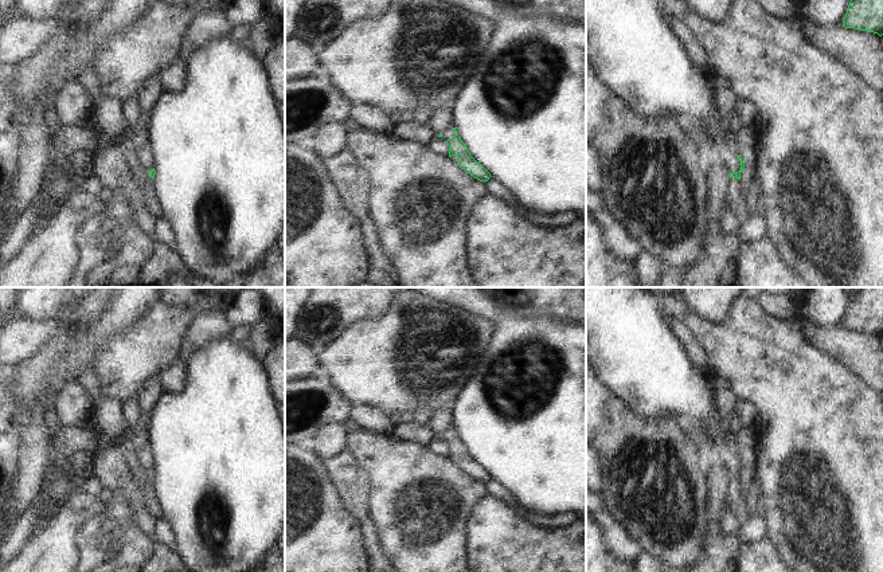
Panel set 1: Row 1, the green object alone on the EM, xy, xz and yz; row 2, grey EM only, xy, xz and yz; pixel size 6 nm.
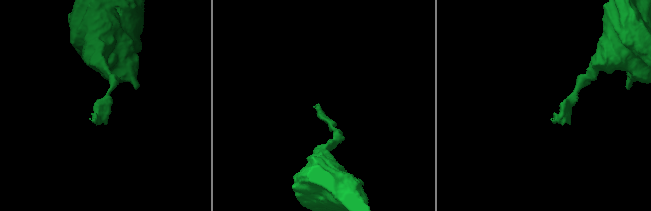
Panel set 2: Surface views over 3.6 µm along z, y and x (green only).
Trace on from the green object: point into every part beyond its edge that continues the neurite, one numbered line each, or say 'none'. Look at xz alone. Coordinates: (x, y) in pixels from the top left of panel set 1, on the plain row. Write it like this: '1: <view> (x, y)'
none

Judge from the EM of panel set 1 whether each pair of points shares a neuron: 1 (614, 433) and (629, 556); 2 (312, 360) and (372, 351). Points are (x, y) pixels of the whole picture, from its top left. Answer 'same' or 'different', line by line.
1: different
2: different

